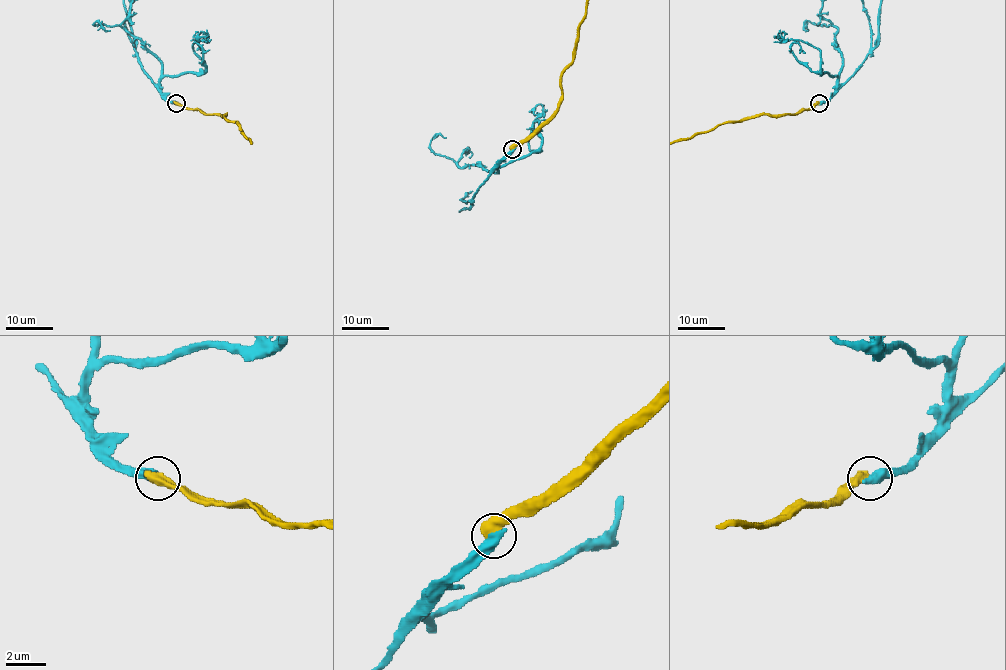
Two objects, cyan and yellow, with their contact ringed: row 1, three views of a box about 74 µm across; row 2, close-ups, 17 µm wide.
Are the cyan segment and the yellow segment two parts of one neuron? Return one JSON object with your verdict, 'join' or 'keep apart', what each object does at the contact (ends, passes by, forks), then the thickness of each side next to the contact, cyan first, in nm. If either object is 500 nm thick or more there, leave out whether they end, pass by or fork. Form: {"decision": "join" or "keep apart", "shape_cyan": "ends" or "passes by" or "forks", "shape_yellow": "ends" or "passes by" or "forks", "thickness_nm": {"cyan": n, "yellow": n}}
{"decision": "keep apart", "thickness_nm": {"cyan": 550, "yellow": 600}}

